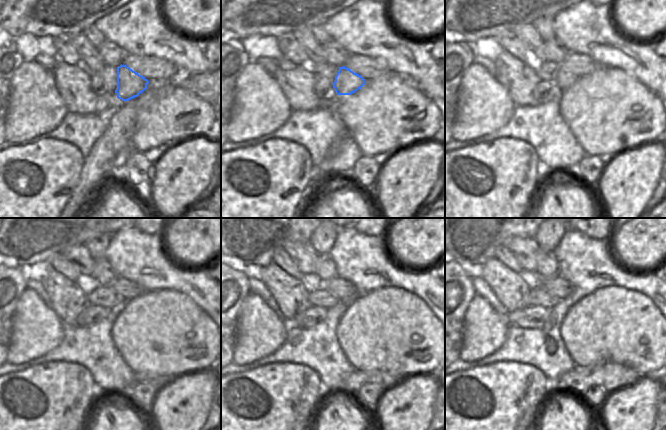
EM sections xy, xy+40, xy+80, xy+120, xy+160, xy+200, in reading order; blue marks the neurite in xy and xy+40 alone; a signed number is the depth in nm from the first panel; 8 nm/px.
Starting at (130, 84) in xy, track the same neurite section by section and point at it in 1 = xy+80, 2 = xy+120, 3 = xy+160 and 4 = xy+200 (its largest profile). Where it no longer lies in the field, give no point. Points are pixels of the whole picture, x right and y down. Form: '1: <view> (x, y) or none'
1: xy+80 (556, 73)
2: xy+120 (102, 296)
3: xy+160 (320, 298)
4: xy+200 (537, 297)

